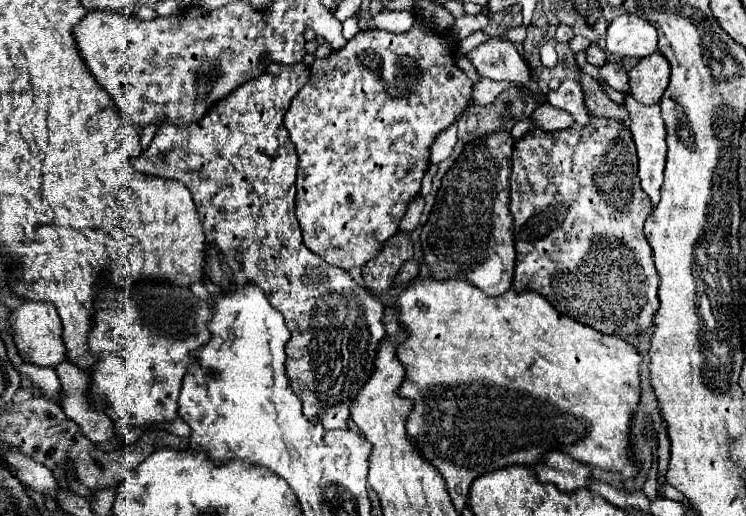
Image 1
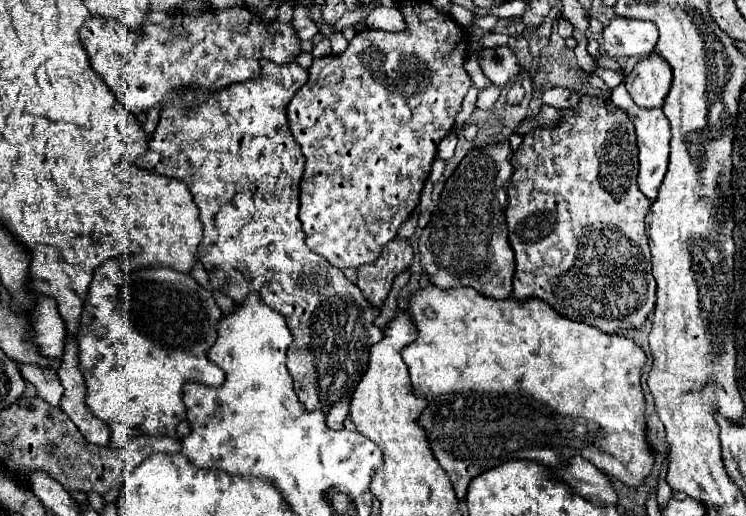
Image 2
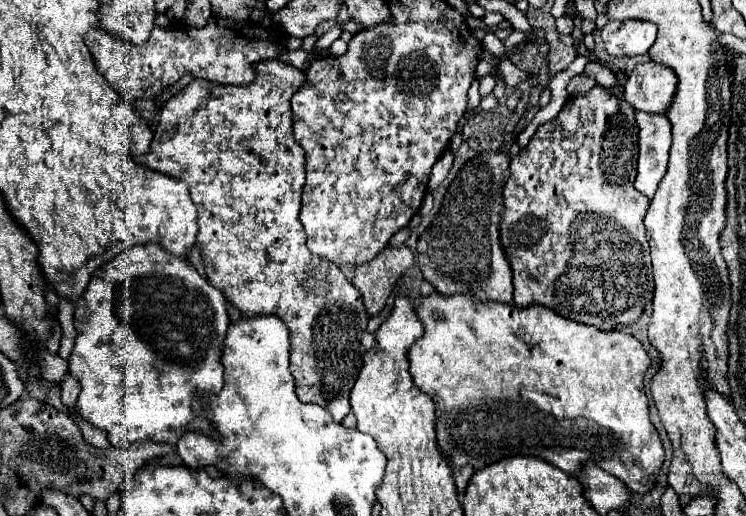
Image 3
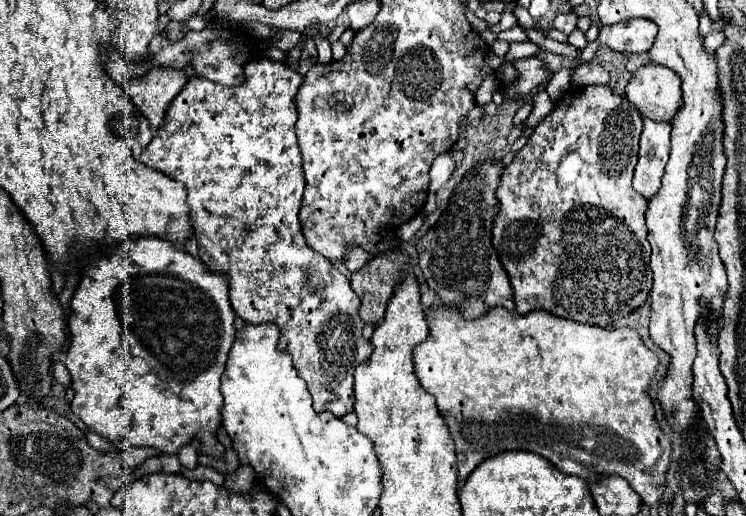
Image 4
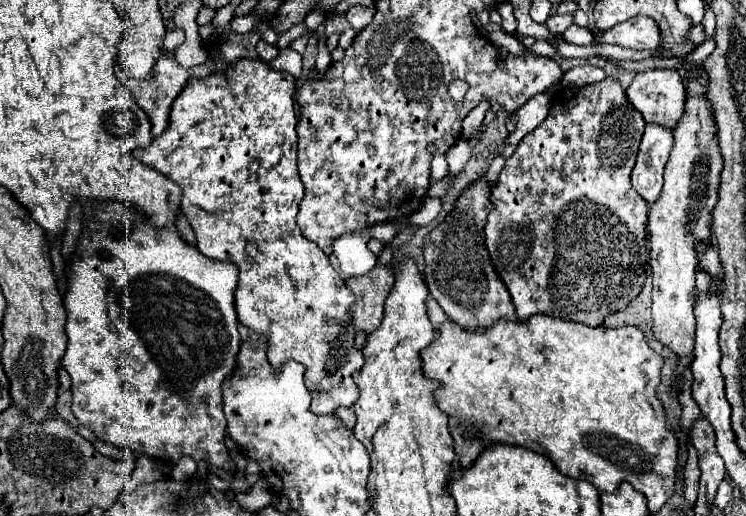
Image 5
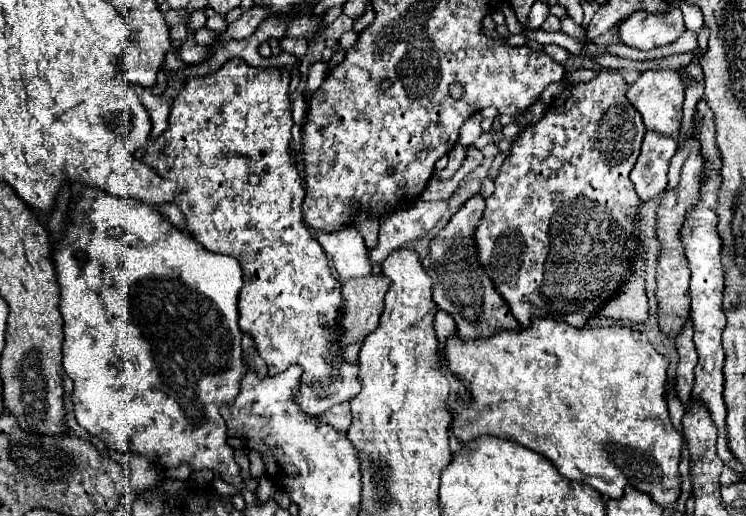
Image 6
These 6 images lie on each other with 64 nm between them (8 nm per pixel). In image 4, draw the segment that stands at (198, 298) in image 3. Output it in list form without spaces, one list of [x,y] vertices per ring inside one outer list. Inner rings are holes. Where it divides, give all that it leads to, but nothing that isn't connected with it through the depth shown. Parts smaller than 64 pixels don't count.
[[[146,236],[146,238],[138,238],[138,240],[130,240],[122,246],[112,250],[102,250],[96,248],[92,250],[92,260],[84,266],[84,274],[80,276],[78,288],[74,292],[72,298],[72,316],[68,320],[70,332],[72,332],[72,342],[70,342],[70,350],[66,352],[66,368],[72,376],[72,386],[76,390],[76,396],[70,404],[72,412],[94,432],[98,432],[100,436],[104,436],[106,440],[120,446],[120,448],[128,448],[128,446],[150,446],[156,448],[164,454],[176,454],[184,444],[192,442],[192,440],[200,440],[200,452],[206,456],[224,456],[224,446],[216,440],[216,430],[220,426],[220,408],[222,408],[222,394],[220,394],[220,376],[226,370],[226,360],[228,360],[228,352],[232,348],[234,342],[234,310],[228,302],[228,278],[222,274],[214,274],[210,272],[198,258],[190,256],[188,252],[176,248],[172,242],[168,240],[160,240],[156,236]]]

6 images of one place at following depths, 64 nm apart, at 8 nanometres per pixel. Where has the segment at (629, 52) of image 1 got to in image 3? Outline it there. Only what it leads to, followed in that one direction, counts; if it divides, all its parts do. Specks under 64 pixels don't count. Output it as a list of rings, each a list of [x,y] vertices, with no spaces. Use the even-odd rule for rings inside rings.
[[[610,20],[602,28],[602,40],[606,52],[612,58],[646,54],[656,40],[656,24],[642,22],[642,20],[624,20],[620,22],[618,28],[618,22]]]

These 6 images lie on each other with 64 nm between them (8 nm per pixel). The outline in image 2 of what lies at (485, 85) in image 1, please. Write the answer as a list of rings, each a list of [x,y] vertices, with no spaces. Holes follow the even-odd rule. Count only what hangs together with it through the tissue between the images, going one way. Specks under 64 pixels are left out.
[[[488,84],[486,88],[482,88],[482,90],[478,92],[478,102],[476,102],[476,106],[478,106],[478,108],[490,108],[490,106],[498,100],[500,92],[502,92],[502,88],[498,88],[498,86],[494,86],[494,84]]]

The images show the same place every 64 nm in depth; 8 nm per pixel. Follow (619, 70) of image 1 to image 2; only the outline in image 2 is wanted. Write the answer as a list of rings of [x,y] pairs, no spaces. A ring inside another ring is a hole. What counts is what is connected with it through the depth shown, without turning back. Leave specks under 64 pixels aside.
[[[598,67],[593,74],[602,78],[610,88],[616,88],[616,84],[620,84],[624,80],[624,74],[622,72],[616,72],[616,70],[608,68]]]

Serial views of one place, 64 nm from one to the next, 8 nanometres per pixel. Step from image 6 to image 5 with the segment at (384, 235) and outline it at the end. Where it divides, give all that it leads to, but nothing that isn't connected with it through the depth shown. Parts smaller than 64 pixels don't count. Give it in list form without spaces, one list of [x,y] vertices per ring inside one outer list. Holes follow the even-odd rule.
[[[426,198],[424,204],[420,206],[420,210],[418,210],[416,214],[404,218],[404,220],[400,222],[400,226],[406,224],[406,222],[412,222],[412,224],[416,224],[416,226],[426,226],[428,222],[432,222],[432,220],[438,216],[440,210],[442,210],[442,204],[440,204],[438,198]]]

